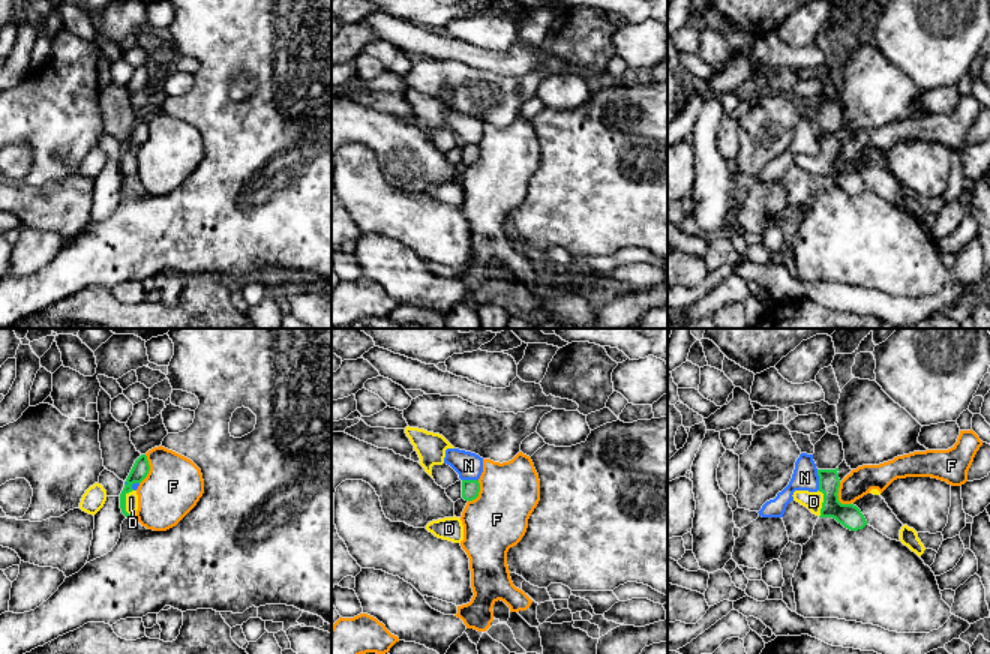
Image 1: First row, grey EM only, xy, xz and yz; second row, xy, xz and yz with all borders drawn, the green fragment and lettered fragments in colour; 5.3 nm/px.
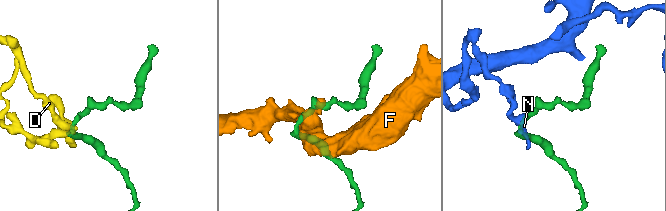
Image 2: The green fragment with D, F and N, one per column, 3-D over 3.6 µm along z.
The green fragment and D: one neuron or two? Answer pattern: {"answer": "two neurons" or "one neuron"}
{"answer": "one neuron"}

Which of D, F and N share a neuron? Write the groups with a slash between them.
D / F / N

